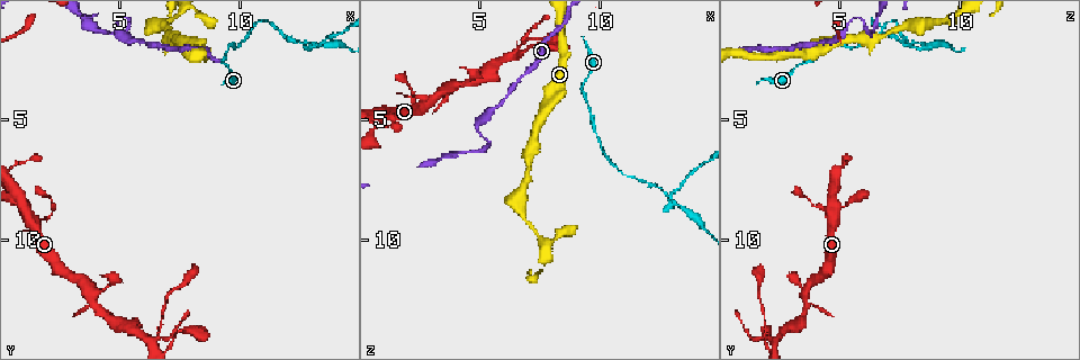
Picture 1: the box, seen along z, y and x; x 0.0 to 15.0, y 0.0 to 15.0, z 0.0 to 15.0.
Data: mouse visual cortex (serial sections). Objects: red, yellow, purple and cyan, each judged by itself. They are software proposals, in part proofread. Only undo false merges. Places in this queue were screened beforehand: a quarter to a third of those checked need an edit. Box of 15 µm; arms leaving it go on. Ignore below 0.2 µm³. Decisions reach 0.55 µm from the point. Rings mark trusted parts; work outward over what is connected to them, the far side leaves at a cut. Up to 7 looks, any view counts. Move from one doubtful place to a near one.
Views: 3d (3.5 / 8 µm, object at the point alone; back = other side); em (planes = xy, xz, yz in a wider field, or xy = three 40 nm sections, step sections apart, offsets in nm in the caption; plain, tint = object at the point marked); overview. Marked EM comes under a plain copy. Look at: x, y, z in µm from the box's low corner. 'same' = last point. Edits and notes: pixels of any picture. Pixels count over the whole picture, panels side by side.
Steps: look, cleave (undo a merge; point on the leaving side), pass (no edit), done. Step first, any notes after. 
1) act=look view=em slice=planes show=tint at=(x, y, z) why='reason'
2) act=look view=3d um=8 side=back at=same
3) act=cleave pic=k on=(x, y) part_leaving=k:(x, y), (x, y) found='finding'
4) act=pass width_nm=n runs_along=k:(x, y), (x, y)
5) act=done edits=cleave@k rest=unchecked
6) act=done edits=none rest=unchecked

act=look view=3d um=3.5 at=(6.8, 0.9, 8.9) why='sharp bend'

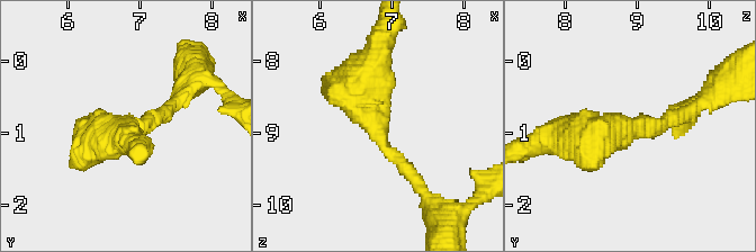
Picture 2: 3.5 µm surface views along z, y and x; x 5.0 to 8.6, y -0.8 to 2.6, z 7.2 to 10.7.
act=look view=em slice=xy step=2 show=tint at=(6.75, 1.00, 8.80) arm_widths_nm=200,500 why='now the EM'

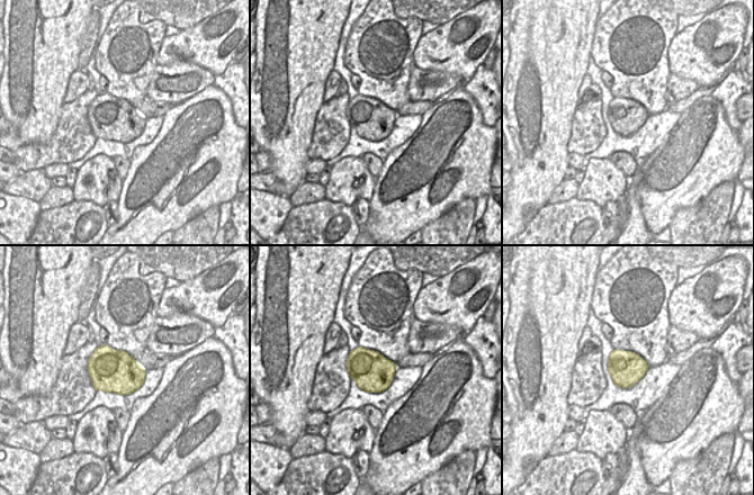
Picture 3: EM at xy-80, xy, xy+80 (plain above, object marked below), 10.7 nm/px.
act=look view=em slice=xy step=3 show=tint at=same why='another direction'

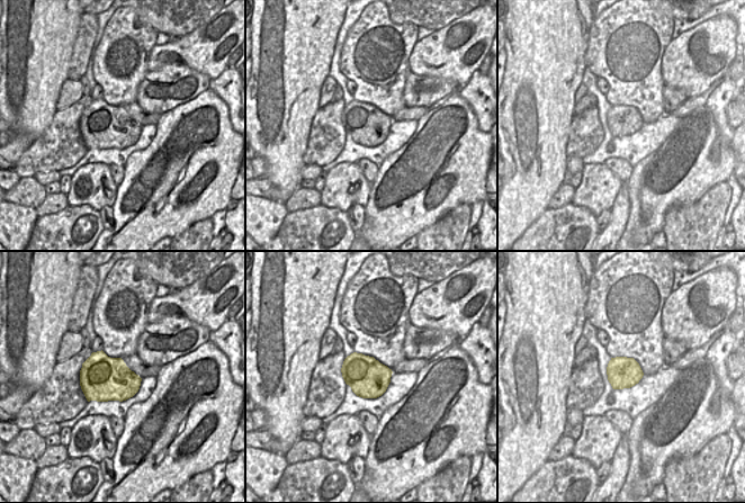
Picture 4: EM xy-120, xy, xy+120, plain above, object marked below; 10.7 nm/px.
act=pass width_nm=420 runs_along=2:(377, 60), (357, 102), (412, 174) found='continuous, no second cell'

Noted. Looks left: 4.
act=look view=3d um=3.5 at=(4.9, 1.2, 5.3) why='abrupt turn'

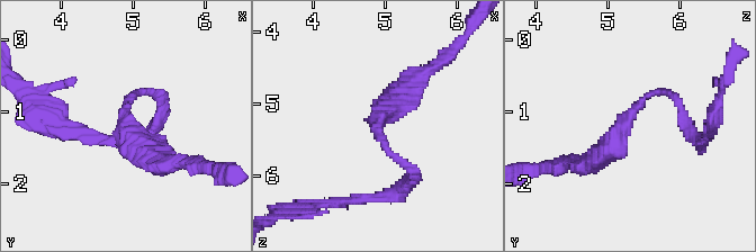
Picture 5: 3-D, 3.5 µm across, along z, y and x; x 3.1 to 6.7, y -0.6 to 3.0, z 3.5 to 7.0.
act=look view=em slice=xy step=3 show=tint at=(4.90, 1.15, 5.25) arm_widths_nm=100,300

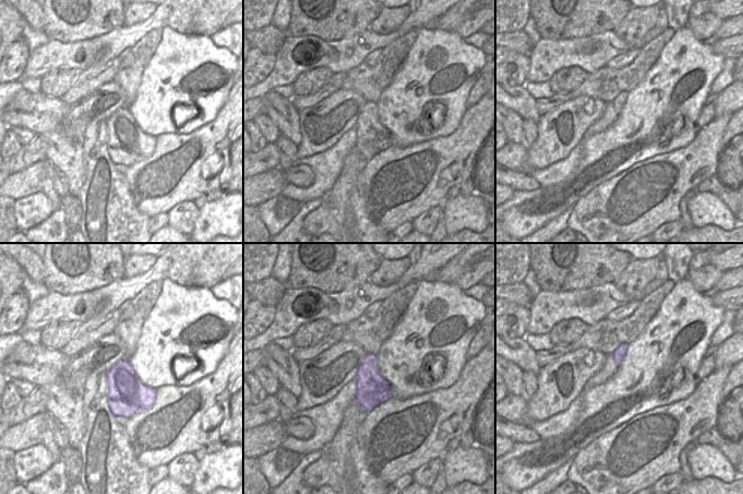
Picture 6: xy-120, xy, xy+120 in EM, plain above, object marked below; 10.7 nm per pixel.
act=pass runs_along=5:(581, 162), (649, 92), (675, 99) found='one cell here'

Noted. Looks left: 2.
act=done edits=none rest=unchecked

